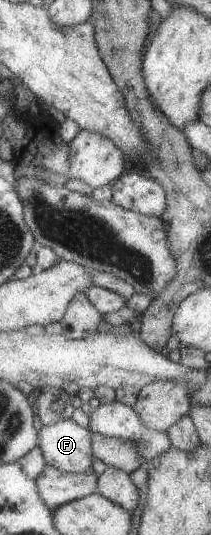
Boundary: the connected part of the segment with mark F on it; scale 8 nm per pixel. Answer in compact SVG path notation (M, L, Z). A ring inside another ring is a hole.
M66 418L42 426L37 432L37 446L46 464L73 474L92 469L91 431L88 428L82 428L71 418Z

